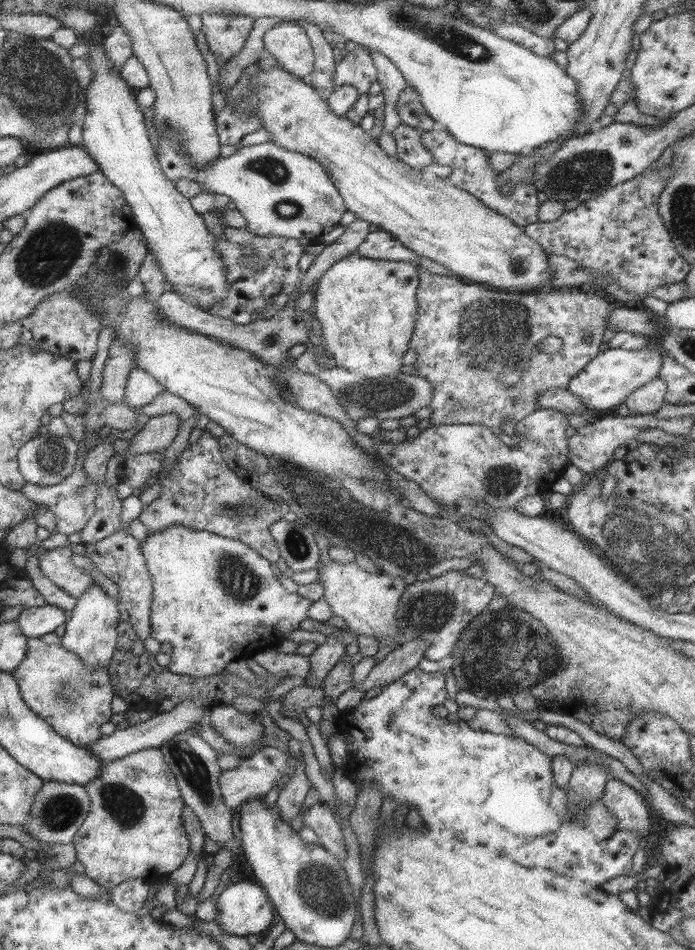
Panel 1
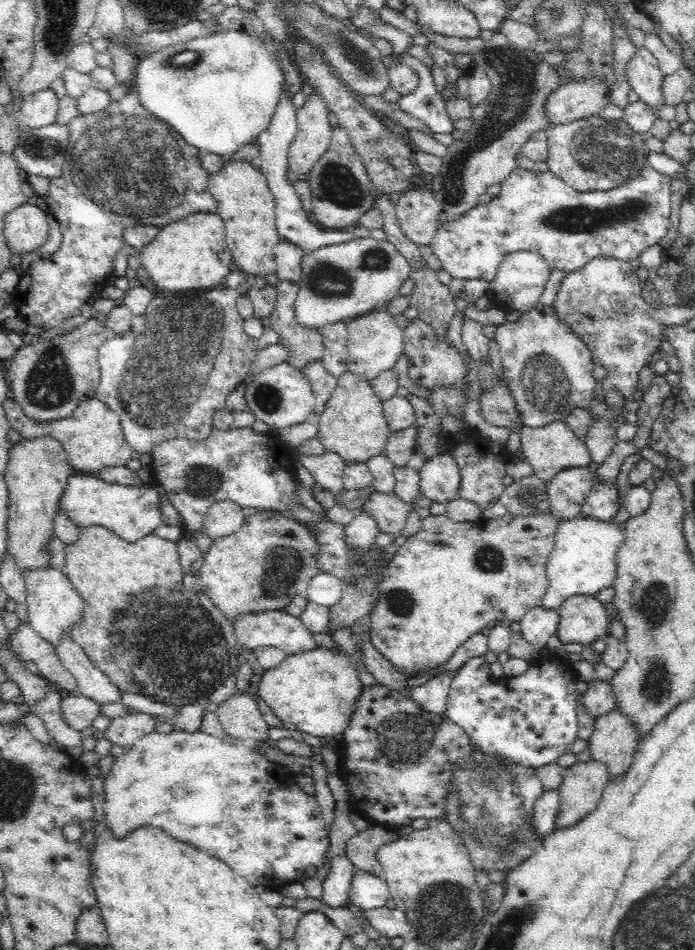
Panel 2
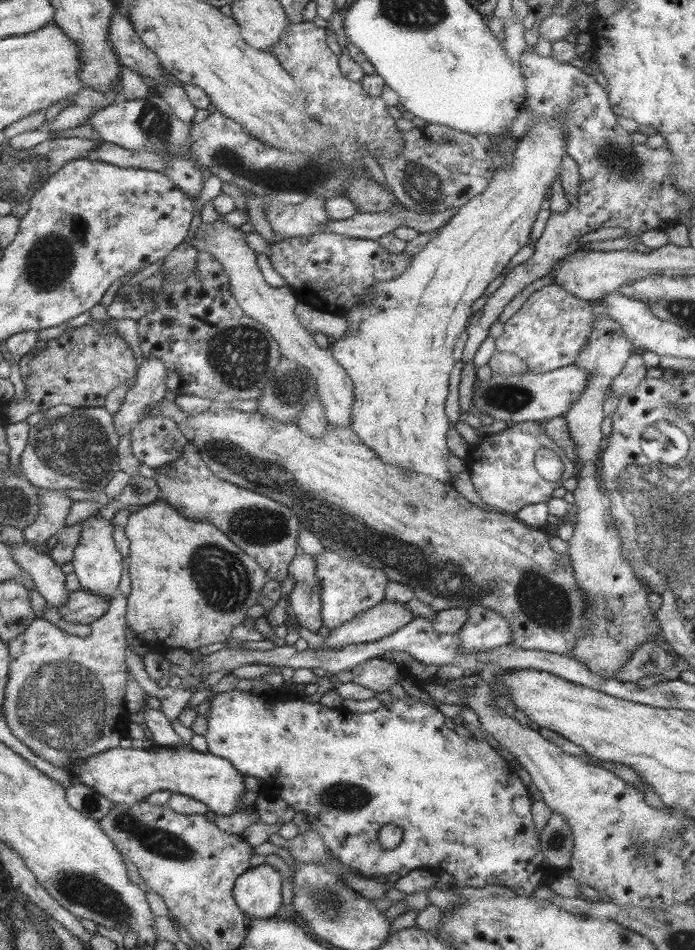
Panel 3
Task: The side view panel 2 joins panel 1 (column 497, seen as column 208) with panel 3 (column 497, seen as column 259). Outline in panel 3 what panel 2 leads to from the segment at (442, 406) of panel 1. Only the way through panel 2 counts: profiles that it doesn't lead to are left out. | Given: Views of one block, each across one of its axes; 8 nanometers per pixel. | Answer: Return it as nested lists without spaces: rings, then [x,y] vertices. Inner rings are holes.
[[[550,283],[533,291],[521,308],[504,322],[494,350],[519,356],[535,374],[549,372],[570,365],[579,357],[579,350],[591,334],[593,320],[591,302],[571,295],[557,283]]]

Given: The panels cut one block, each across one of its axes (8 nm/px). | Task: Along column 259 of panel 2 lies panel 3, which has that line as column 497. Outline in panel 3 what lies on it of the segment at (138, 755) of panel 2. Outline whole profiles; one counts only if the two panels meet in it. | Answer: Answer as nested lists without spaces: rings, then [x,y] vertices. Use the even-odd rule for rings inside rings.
[[[238,689],[225,691],[209,698],[209,713],[207,717],[207,732],[204,735],[207,744],[207,753],[219,755],[226,758],[239,770],[242,776],[255,776],[261,784],[269,783],[269,796],[271,798],[281,798],[287,806],[293,808],[295,813],[303,813],[307,828],[313,829],[323,840],[323,845],[327,847],[329,853],[341,865],[345,865],[356,873],[365,878],[371,878],[372,875],[397,874],[399,877],[405,876],[409,871],[415,869],[425,869],[428,871],[443,870],[453,880],[455,887],[484,888],[485,886],[495,885],[504,886],[512,891],[515,895],[531,896],[532,893],[545,882],[549,882],[553,876],[567,868],[557,869],[549,864],[545,864],[538,841],[539,833],[535,833],[533,814],[531,810],[531,796],[521,784],[521,780],[511,772],[507,762],[495,754],[495,750],[487,744],[486,741],[476,740],[475,737],[459,738],[453,730],[443,726],[443,714],[437,712],[433,705],[423,701],[415,700],[414,697],[406,695],[403,699],[391,698],[390,702],[381,703],[377,709],[365,713],[353,713],[344,708],[327,708],[319,703],[305,704],[305,701],[299,702],[279,702],[279,700],[269,700],[269,696],[253,696],[253,692],[239,692]],[[385,824],[397,824],[401,828],[401,842],[385,850],[377,842],[377,831]]]

